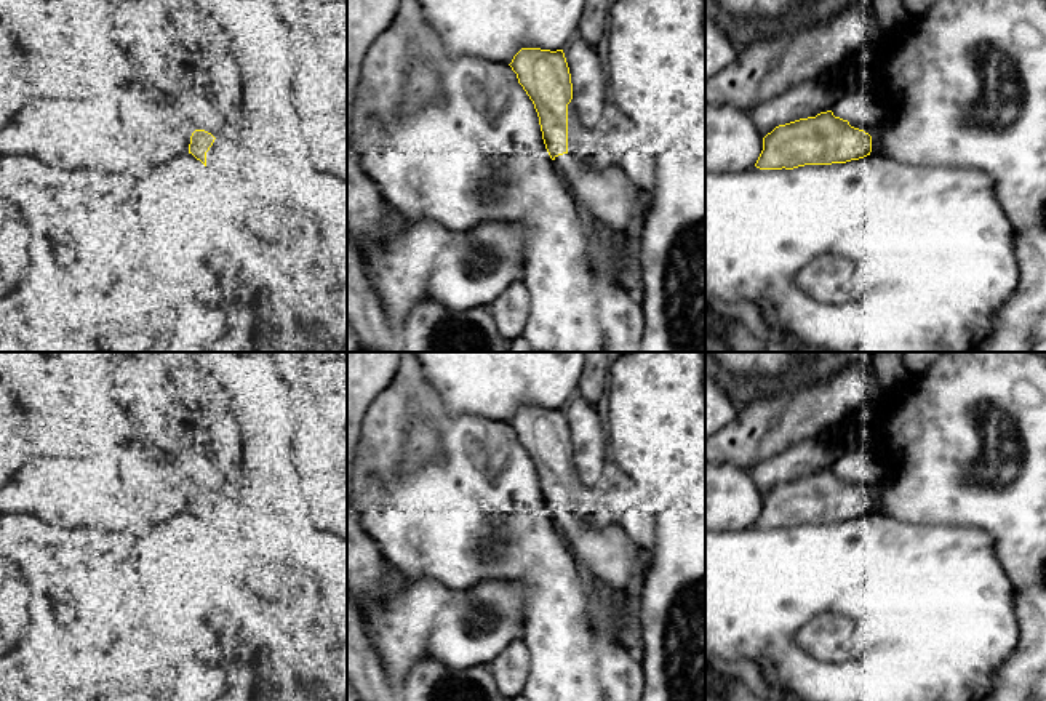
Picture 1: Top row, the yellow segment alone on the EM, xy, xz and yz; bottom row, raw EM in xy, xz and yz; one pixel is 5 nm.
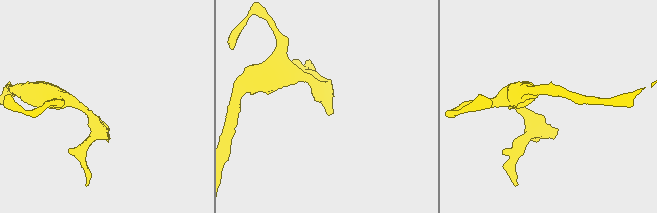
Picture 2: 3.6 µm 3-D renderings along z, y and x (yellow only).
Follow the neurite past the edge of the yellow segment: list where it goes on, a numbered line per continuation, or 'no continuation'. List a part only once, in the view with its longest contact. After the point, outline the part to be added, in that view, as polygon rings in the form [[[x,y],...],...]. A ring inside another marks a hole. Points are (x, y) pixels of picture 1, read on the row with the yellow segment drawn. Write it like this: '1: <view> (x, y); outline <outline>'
1: xz (608, 199); outline [[[571,154],[555,157],[585,219],[603,234],[635,234],[645,197],[638,187],[613,166],[597,170]]]

